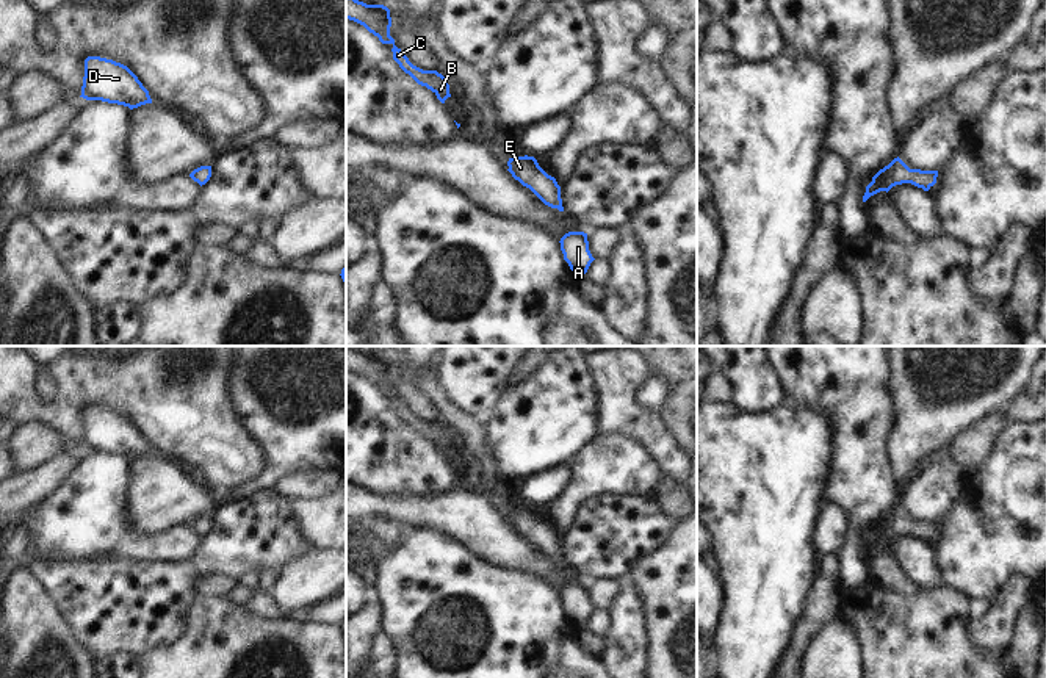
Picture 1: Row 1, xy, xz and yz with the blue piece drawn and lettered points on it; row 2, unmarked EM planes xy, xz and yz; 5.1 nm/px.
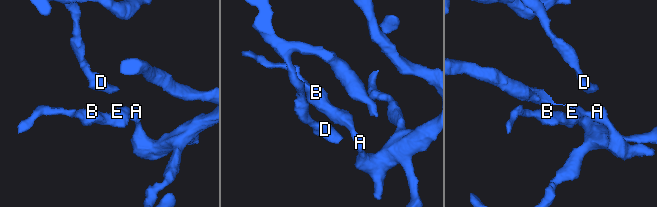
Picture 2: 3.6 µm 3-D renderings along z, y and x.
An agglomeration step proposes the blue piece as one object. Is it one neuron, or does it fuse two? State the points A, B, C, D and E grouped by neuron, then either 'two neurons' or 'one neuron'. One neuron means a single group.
A B C D E; one neuron

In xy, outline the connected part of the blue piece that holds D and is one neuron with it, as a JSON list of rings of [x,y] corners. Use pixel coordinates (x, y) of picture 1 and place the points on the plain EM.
[[[100,407],[85,410],[80,448],[117,454],[130,460],[152,454],[149,442],[127,417]]]

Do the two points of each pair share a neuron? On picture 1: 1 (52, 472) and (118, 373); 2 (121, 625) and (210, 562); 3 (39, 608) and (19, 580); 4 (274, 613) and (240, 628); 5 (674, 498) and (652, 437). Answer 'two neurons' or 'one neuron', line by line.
1: two neurons
2: one neuron
3: one neuron
4: two neurons
5: two neurons

